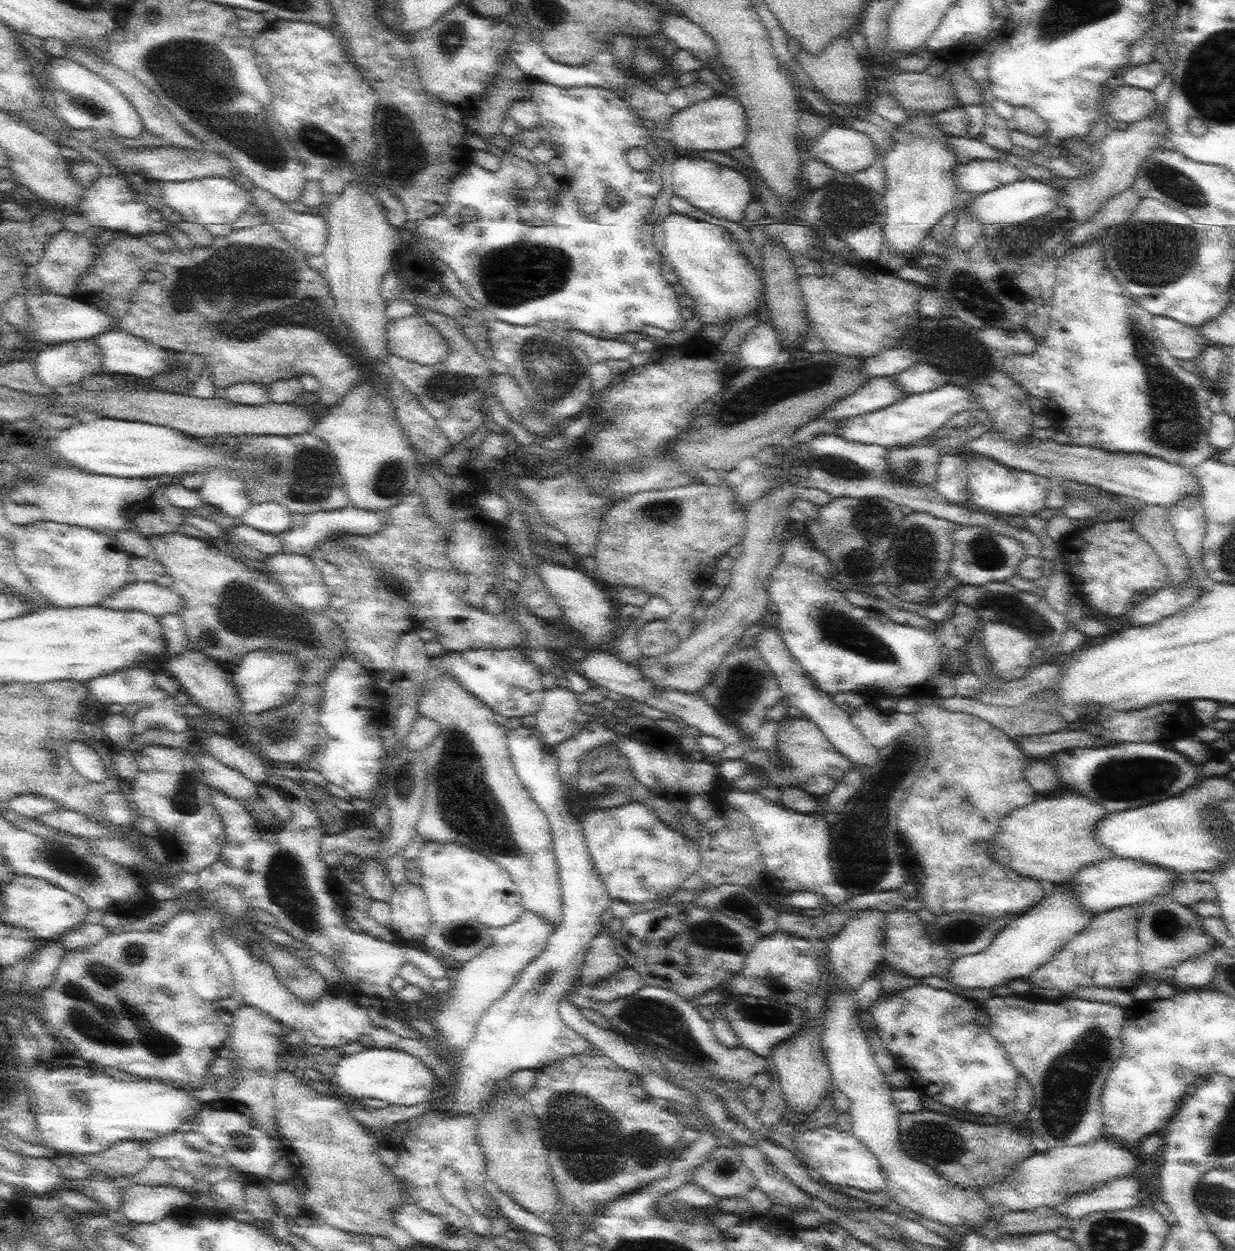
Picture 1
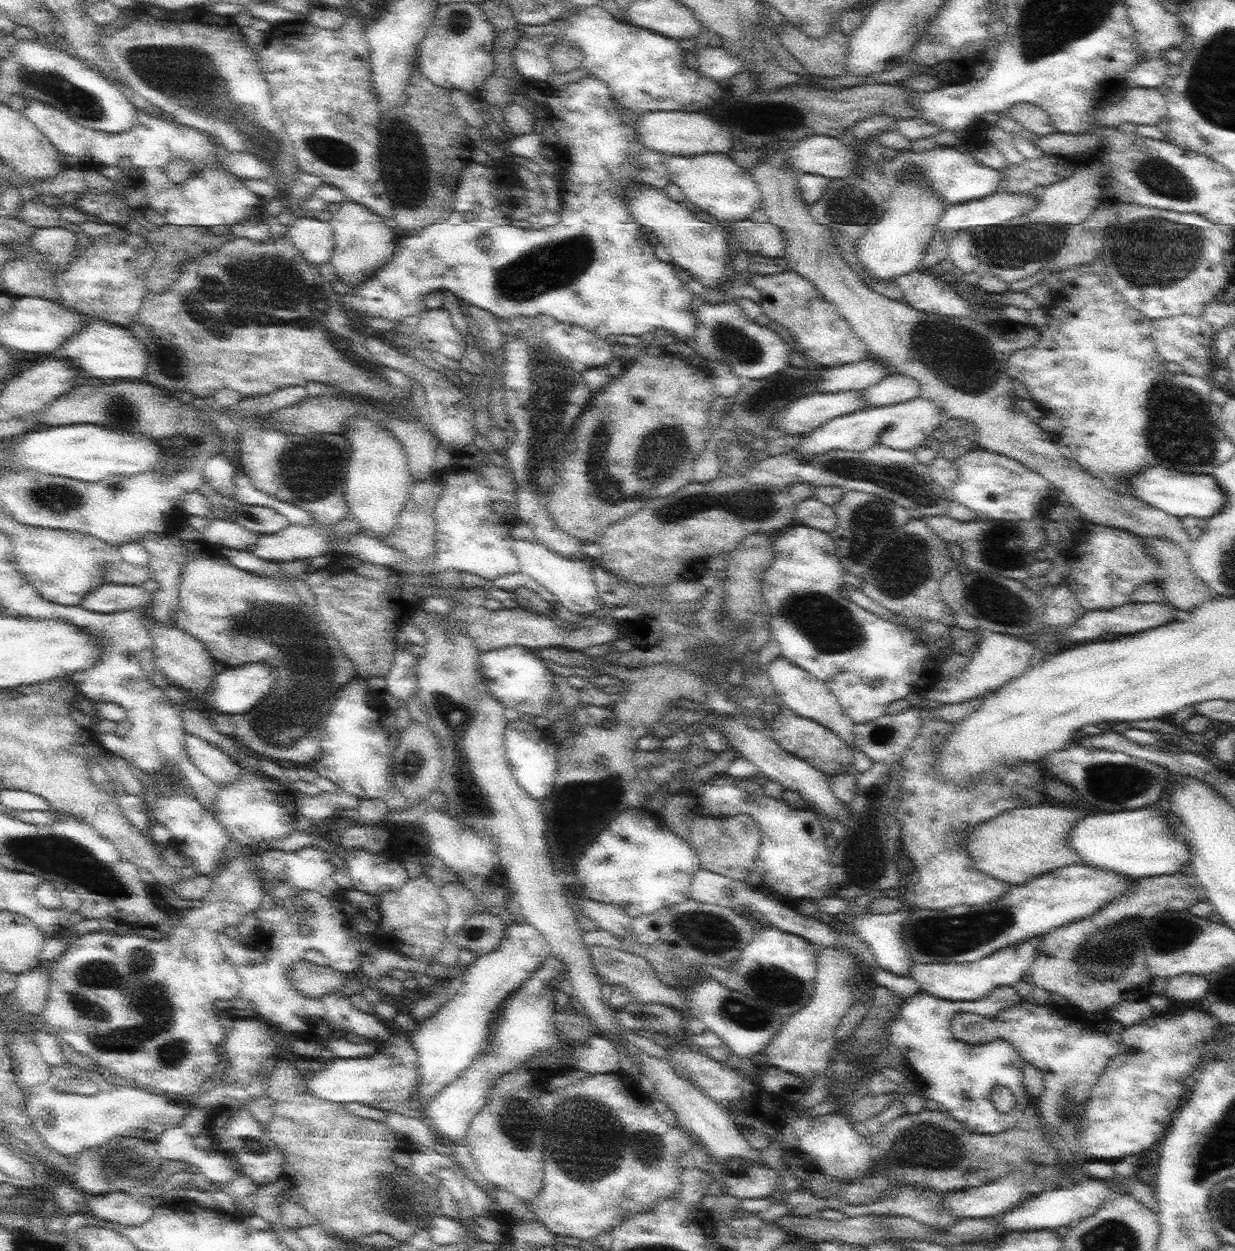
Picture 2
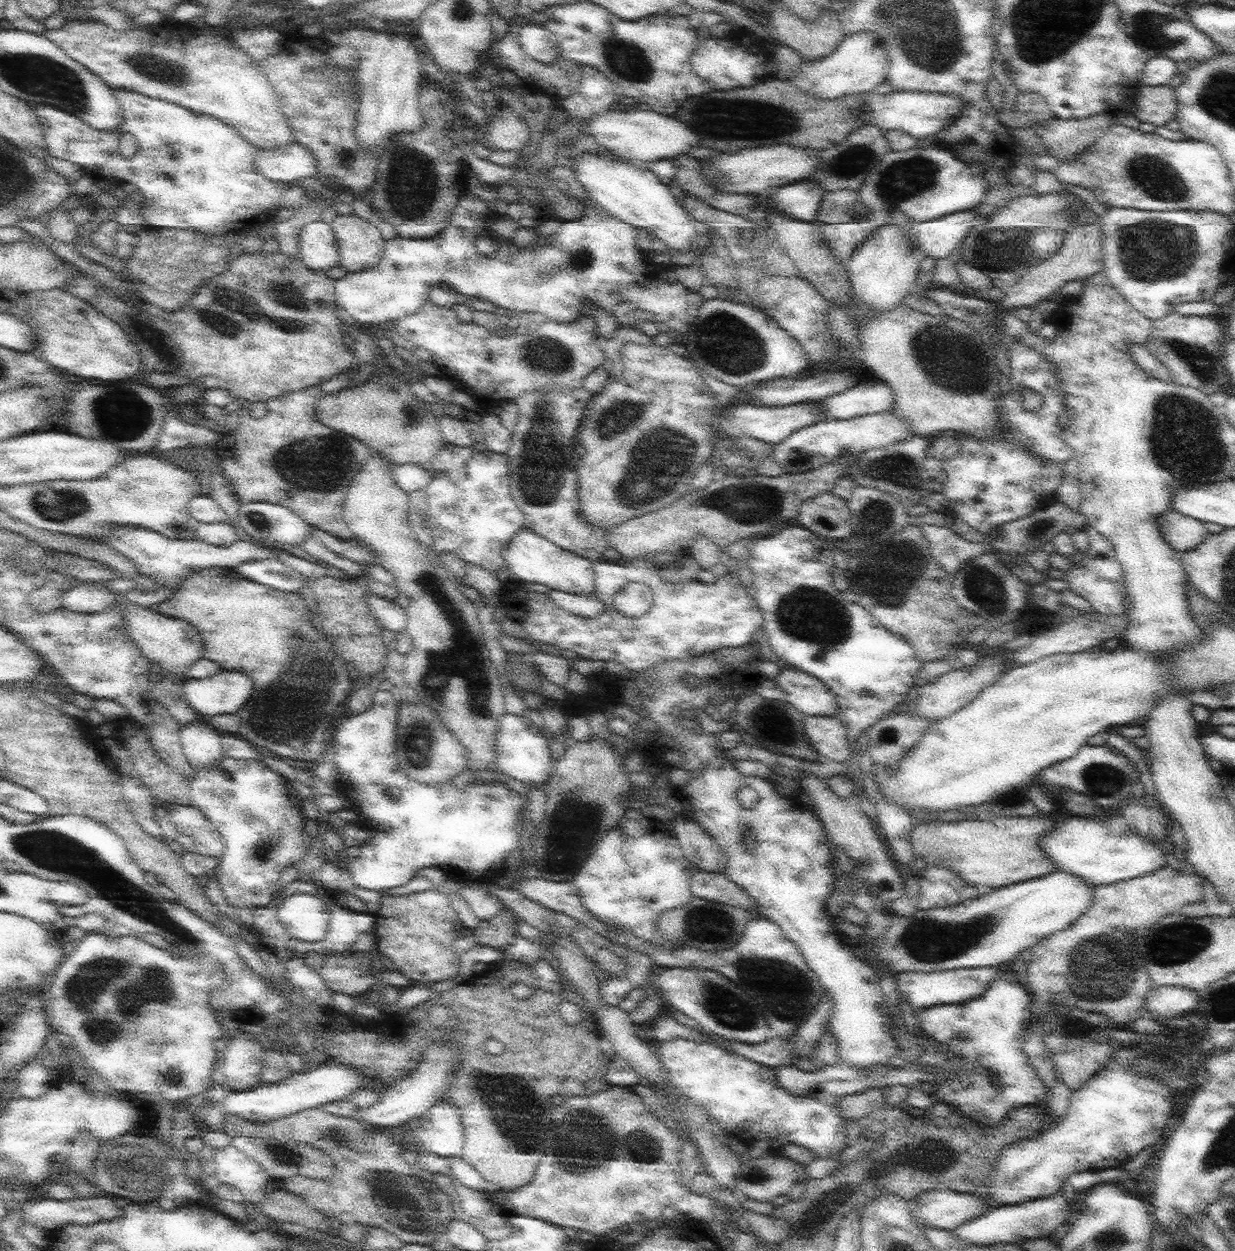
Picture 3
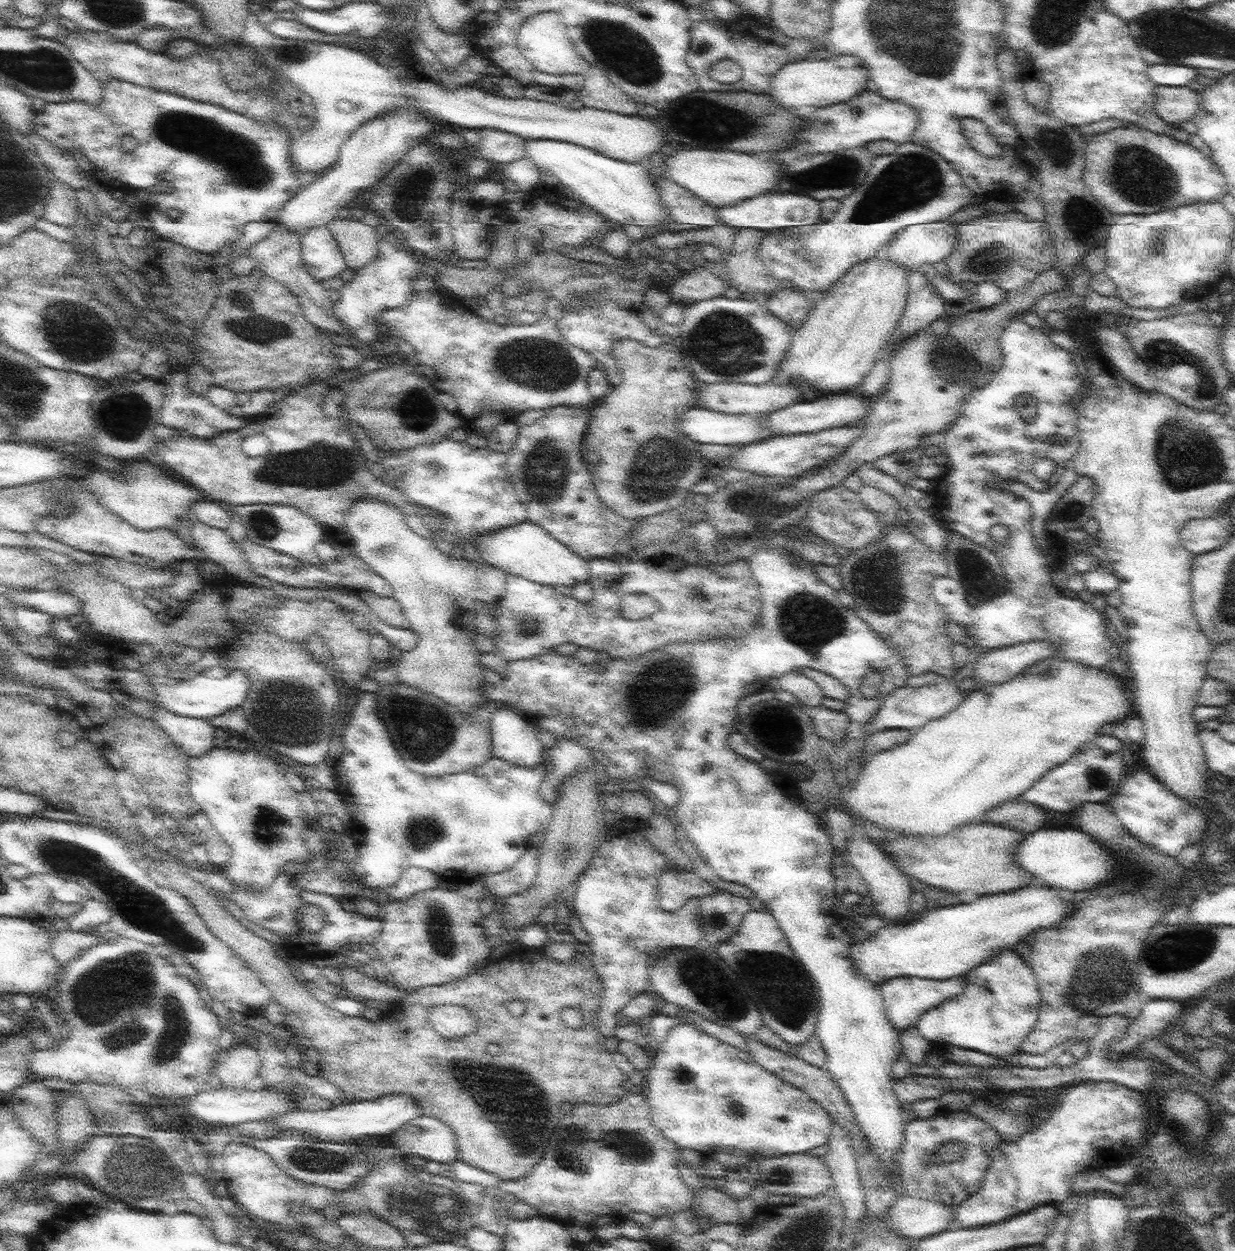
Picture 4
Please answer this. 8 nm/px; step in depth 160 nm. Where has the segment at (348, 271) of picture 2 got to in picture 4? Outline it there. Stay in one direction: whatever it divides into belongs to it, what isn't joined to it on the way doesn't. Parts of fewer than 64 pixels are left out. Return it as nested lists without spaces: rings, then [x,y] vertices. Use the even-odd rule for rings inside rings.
[[[361,218],[332,219],[328,224],[344,255],[347,268],[360,270],[379,253],[377,228],[361,222]]]

